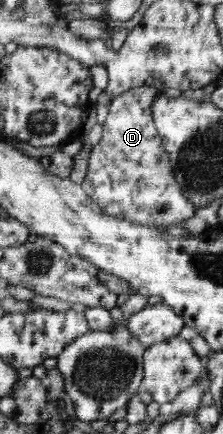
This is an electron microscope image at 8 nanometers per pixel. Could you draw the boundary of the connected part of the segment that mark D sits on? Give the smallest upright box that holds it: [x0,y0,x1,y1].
[82,88,196,228]

